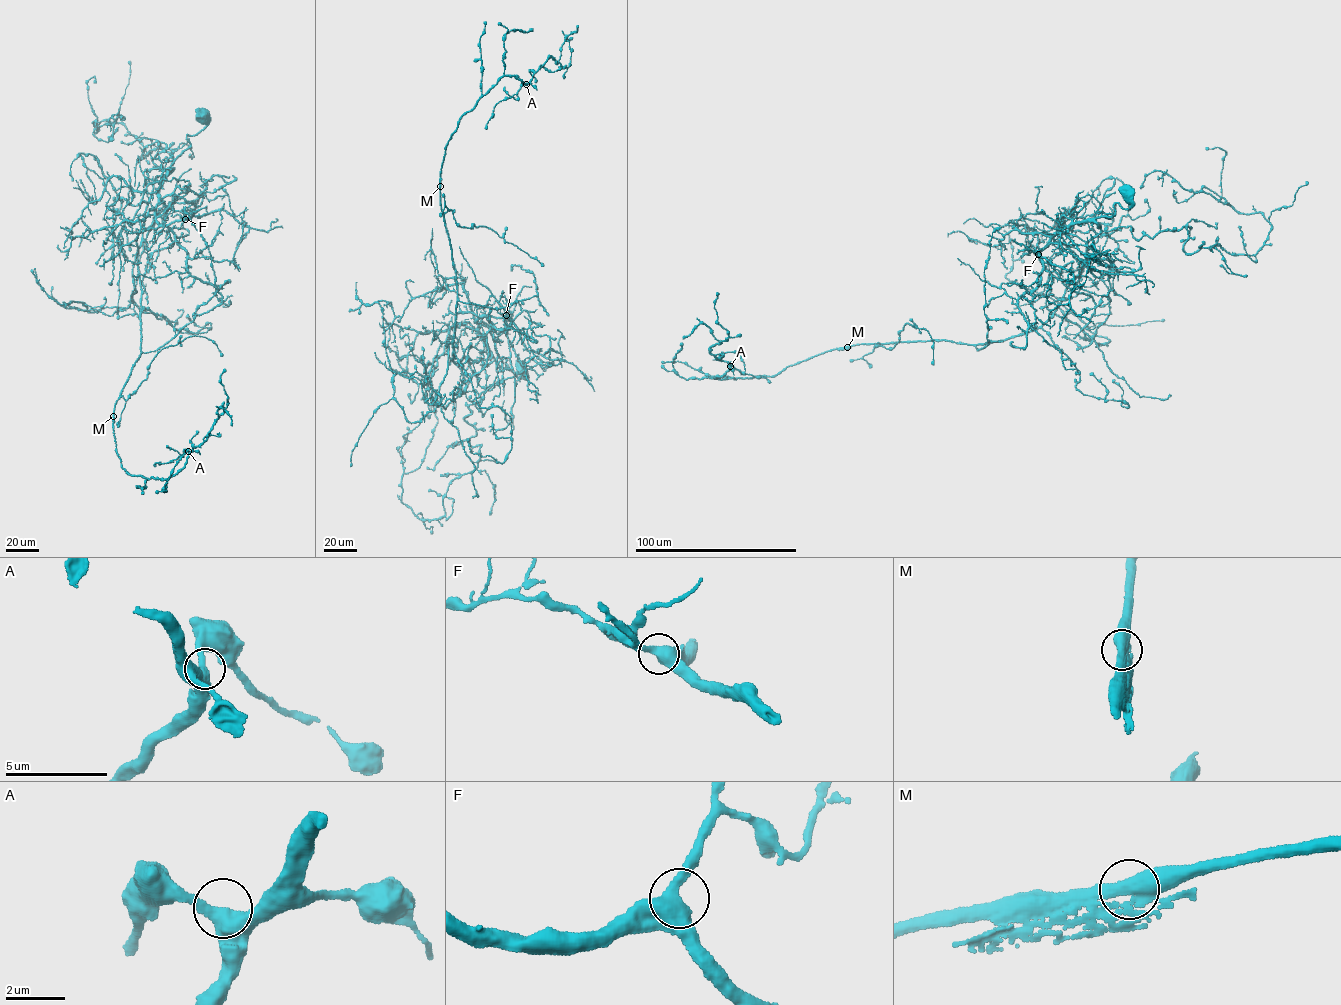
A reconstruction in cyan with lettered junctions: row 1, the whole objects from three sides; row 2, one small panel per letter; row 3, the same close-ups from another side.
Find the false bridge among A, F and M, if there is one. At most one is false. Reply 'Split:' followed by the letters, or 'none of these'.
Split: none of these

